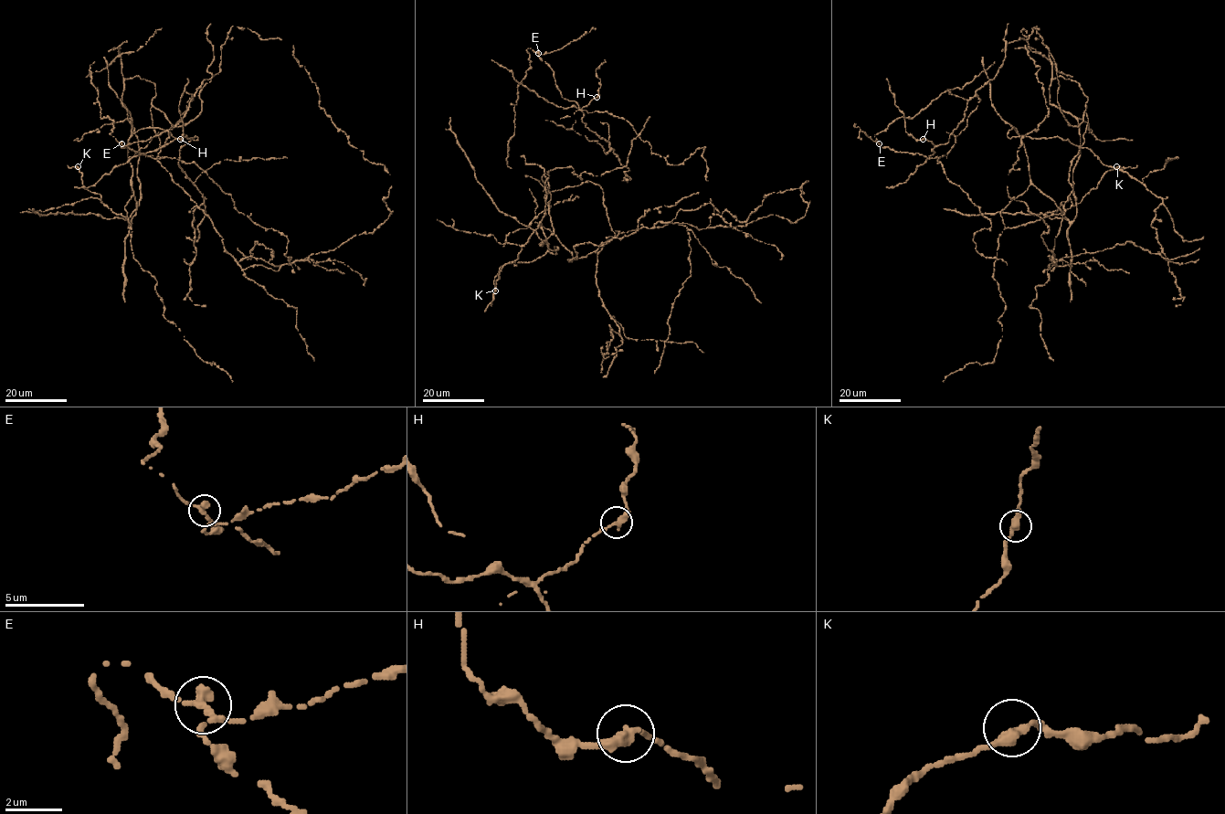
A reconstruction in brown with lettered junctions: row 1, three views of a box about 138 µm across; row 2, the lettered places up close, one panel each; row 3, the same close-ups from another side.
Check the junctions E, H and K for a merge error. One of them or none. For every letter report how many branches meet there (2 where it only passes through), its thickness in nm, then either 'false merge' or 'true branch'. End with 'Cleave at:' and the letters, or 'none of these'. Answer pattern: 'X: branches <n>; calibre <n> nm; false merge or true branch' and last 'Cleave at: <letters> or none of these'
E: branches 2; calibre 320 nm; true branch
H: branches 2; calibre 340 nm; false merge
K: branches 2; calibre 340 nm; true branch
Cleave at: H

